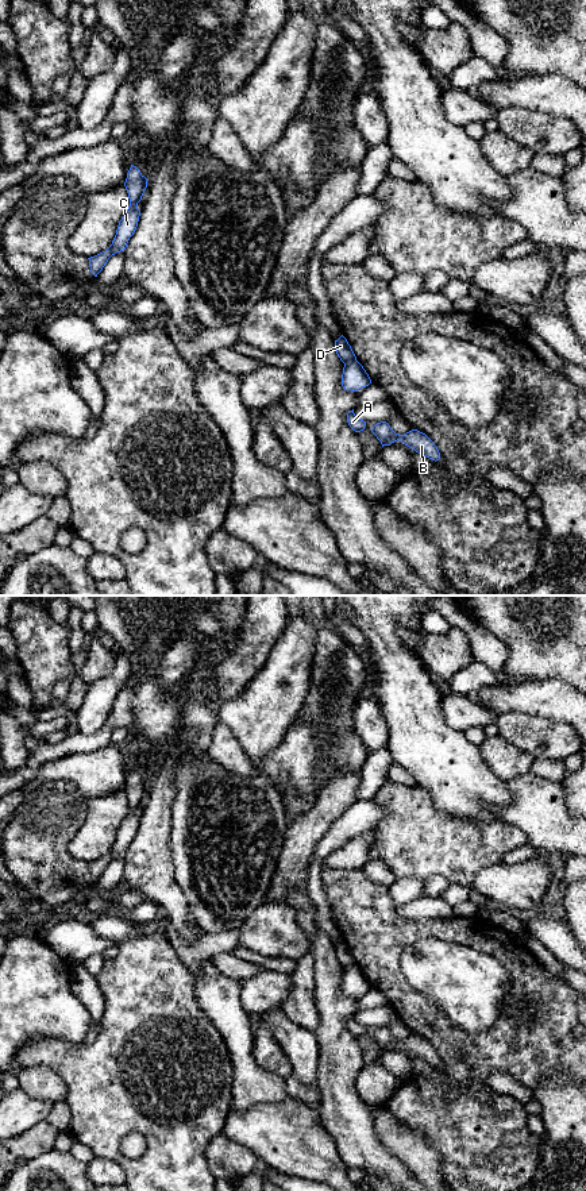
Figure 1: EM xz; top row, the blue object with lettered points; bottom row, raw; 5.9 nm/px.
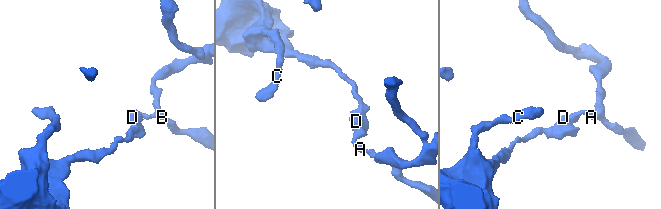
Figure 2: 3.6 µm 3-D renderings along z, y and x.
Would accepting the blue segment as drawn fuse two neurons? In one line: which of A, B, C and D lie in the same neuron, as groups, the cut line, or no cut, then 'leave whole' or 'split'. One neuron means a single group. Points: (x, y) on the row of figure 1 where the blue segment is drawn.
A B / C D | xz (355, 359), (344, 365) | split

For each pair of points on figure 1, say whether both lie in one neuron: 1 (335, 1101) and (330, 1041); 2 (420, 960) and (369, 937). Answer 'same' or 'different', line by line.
1: same
2: different

